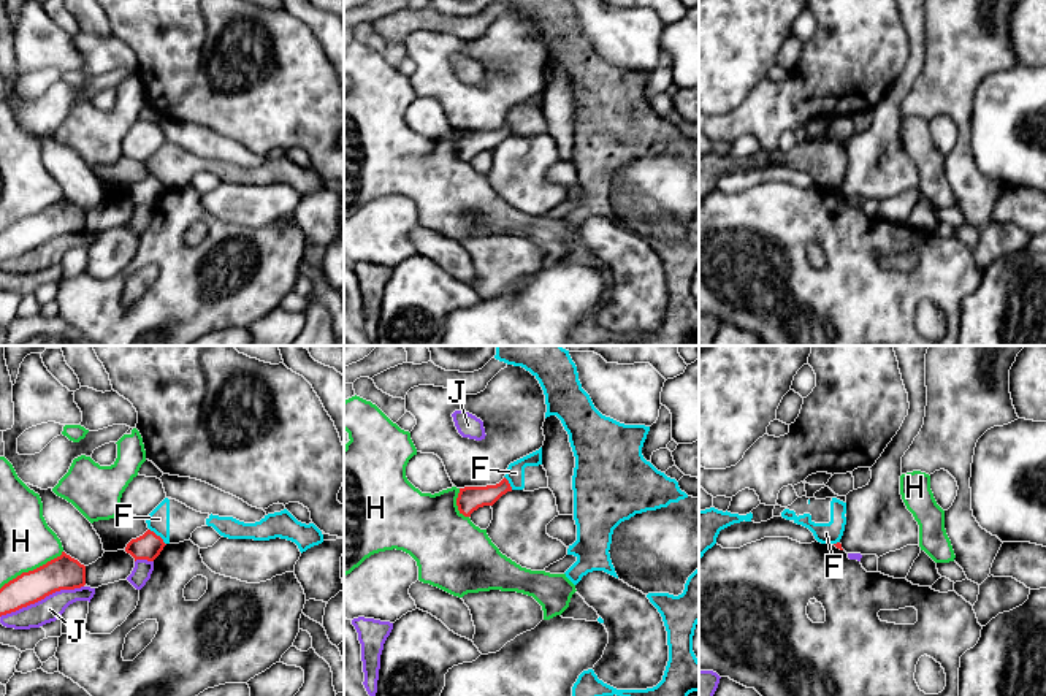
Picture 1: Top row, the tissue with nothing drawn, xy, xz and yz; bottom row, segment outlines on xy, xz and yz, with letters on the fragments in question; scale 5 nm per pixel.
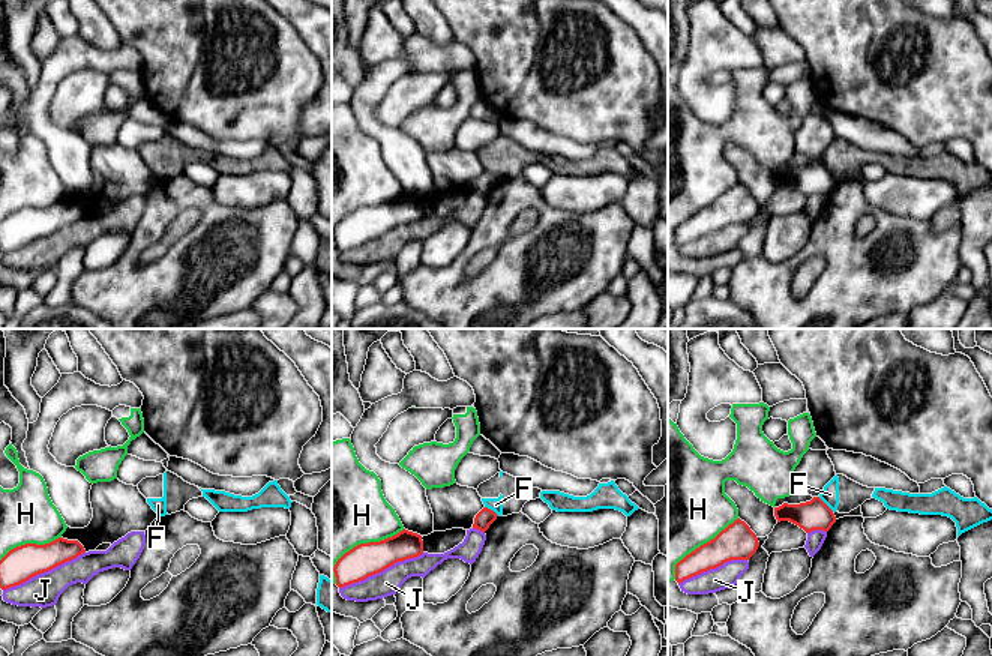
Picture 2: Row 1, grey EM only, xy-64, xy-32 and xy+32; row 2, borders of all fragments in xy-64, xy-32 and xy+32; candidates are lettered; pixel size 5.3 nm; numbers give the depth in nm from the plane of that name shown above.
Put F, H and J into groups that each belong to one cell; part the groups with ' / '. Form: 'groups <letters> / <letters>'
groups F / H / J

